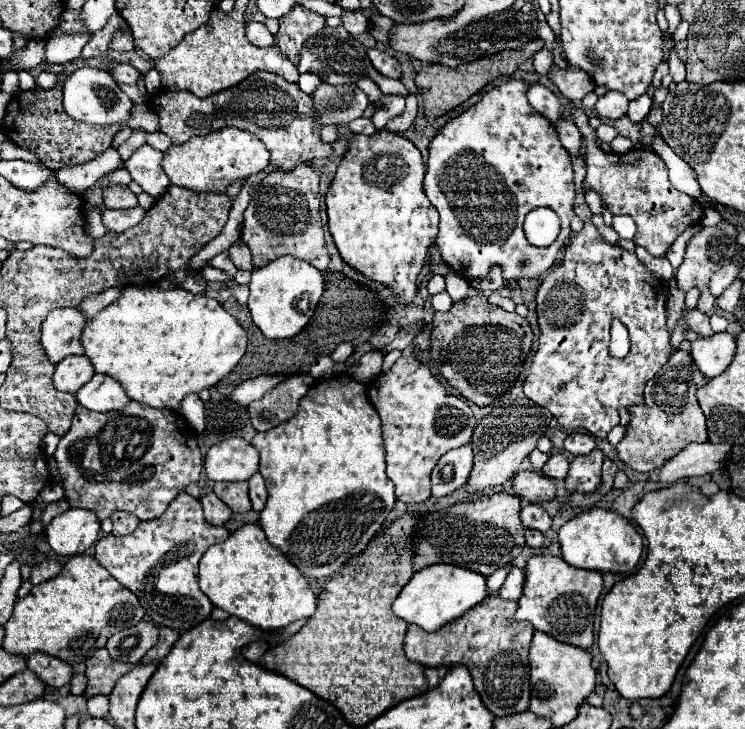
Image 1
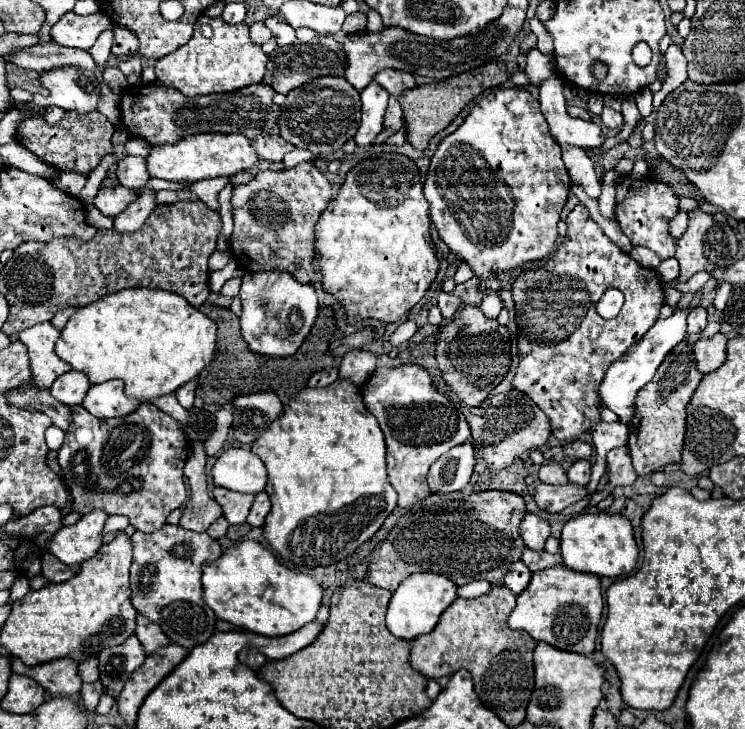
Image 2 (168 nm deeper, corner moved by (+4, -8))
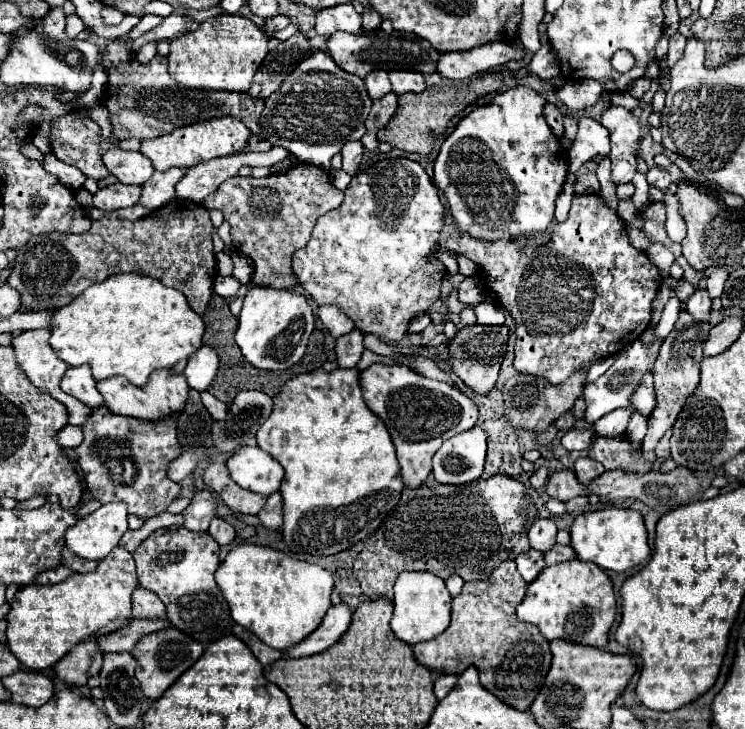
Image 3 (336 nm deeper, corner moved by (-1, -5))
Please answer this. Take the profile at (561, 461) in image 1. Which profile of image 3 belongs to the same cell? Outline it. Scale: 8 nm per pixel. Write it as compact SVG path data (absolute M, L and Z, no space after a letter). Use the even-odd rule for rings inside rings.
M559 469L555 473L549 475L545 491L549 497L559 499L559 501L569 501L577 495L585 495L589 499L589 503L597 503L599 497L597 495L589 495L585 485L581 485L575 477L575 473L571 469Z

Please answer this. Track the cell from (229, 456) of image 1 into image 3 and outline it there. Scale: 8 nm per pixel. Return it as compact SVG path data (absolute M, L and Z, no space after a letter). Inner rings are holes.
M241 447L229 459L227 467L231 479L243 489L271 495L279 491L283 479L283 467L261 447Z

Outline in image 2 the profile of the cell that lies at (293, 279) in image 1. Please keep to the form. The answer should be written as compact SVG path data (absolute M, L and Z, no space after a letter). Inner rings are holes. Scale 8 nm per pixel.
M284 270L246 272L242 276L240 298L242 336L254 352L266 356L292 356L308 336L318 314L318 298L314 286L298 282L290 272Z

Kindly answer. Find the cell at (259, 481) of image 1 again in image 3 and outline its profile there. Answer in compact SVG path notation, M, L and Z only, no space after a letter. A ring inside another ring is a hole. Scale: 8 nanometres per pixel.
M273 493L269 495L265 509L261 509L261 513L257 515L261 519L261 523L269 529L279 529L283 523L283 497L281 493Z

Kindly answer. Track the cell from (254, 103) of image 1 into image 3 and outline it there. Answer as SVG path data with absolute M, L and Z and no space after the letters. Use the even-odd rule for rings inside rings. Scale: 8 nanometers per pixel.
M111 41L101 51L101 67L107 73L107 91L101 103L107 107L113 127L115 139L129 139L135 137L155 139L161 135L171 133L175 127L191 125L197 121L207 121L223 115L231 115L241 119L251 133L259 135L259 113L263 111L263 101L253 101L247 93L233 93L233 91L205 91L205 89L189 89L177 85L169 77L167 71L167 57L155 55L149 63L141 65L135 55L127 49L123 41Z

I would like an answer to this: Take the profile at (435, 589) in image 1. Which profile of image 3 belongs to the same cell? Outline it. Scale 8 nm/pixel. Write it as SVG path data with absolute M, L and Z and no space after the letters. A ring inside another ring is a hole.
M403 571L395 581L395 611L391 619L391 631L407 645L435 639L449 627L451 621L451 595L441 577L425 571Z

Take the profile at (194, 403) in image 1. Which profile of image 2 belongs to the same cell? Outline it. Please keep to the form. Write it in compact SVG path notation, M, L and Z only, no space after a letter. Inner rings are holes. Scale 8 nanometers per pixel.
M196 380L184 384L184 388L180 388L180 392L176 392L176 398L184 408L194 406L194 390L196 390Z

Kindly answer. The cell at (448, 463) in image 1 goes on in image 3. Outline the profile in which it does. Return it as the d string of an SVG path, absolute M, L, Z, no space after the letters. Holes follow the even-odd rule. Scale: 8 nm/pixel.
M481 427L457 433L441 445L433 457L433 475L437 483L469 483L479 479L485 465L487 433Z

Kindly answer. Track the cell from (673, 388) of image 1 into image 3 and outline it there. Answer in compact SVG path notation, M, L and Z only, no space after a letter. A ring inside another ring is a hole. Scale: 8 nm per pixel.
M681 309L673 331L661 343L661 349L659 349L659 355L655 361L657 405L655 405L653 413L649 415L649 429L647 429L647 435L643 439L643 453L645 453L645 459L649 459L649 461L655 461L653 449L657 445L657 441L665 435L667 429L671 429L671 425L675 423L677 413L681 411L685 399L699 385L699 363L703 359L703 343L709 335L709 329L711 329L709 323L695 321L685 309Z

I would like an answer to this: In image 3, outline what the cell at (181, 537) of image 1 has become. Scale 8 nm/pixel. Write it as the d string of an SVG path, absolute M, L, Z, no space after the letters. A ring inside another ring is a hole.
M185 527L157 529L139 545L133 559L137 563L139 585L157 593L167 607L167 617L173 627L189 633L189 637L203 645L231 635L233 619L229 615L229 605L215 583L219 545L209 537L209 533L193 533Z

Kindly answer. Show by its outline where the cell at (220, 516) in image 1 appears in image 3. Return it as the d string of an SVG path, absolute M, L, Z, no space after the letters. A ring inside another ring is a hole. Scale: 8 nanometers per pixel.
M215 517L209 525L209 535L223 547L223 545L229 545L235 539L235 529L227 521Z

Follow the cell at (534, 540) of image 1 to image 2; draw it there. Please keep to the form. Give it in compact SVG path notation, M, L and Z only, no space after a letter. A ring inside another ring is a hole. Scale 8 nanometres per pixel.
M524 548L522 560L530 568L530 572L538 572L538 570L544 570L544 568L550 568L550 566L556 566L556 564L562 562L560 554L548 554L544 550L542 552L534 552L530 548Z

